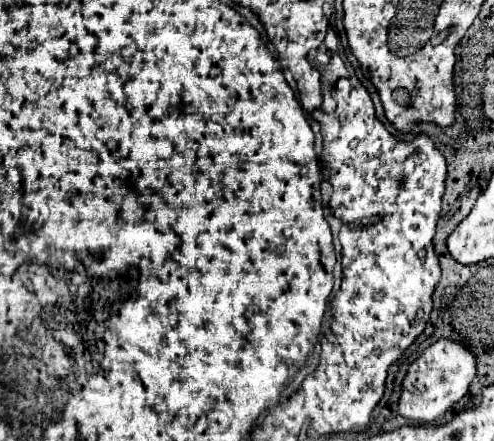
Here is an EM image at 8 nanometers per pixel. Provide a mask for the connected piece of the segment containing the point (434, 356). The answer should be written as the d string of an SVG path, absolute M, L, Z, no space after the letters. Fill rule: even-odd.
M440 339L430 345L408 369L402 381L402 397L398 403L400 415L414 419L418 423L432 423L444 415L454 403L458 403L466 393L476 373L476 357L462 345L450 339Z

